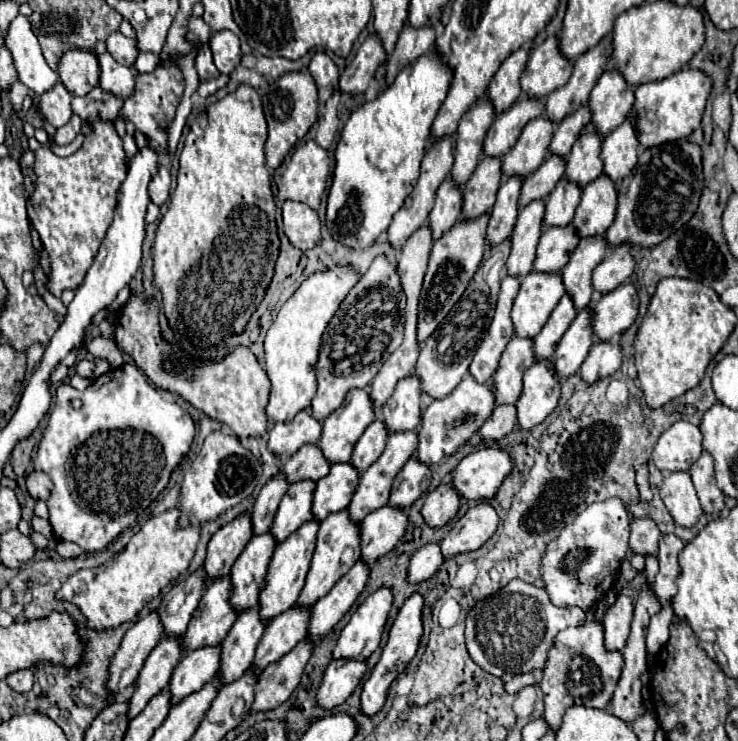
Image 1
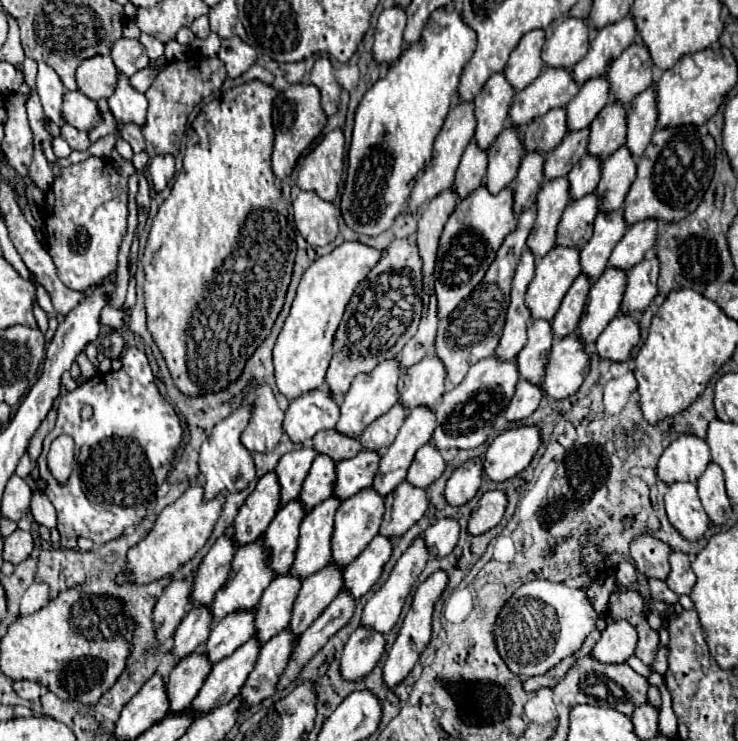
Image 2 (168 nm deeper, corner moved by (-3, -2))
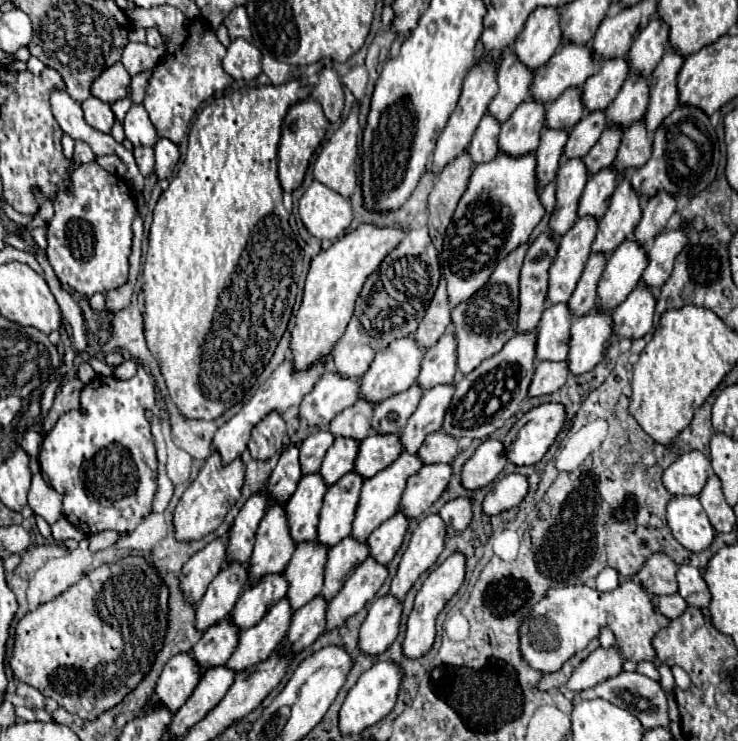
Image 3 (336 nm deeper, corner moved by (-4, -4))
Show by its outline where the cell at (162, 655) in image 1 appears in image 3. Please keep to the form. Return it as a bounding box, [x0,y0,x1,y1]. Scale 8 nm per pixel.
[194,565,246,633]

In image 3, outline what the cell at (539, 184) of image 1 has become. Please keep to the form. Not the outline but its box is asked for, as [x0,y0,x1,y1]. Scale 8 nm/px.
[564,111,606,159]

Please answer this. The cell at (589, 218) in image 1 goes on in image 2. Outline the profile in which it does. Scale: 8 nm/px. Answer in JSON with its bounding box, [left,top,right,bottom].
[597,145,637,211]

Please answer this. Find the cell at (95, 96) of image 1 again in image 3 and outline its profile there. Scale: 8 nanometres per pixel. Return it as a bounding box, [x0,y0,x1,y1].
[134,147,154,177]

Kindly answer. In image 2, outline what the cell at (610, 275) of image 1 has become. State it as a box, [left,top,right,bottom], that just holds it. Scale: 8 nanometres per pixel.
[609,219,657,271]

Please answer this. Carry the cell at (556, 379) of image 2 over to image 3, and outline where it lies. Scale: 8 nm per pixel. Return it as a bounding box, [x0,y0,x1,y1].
[568,309,612,375]

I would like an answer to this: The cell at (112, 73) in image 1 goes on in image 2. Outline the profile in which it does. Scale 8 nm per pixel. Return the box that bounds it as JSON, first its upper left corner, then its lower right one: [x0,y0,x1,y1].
[107,75,147,127]

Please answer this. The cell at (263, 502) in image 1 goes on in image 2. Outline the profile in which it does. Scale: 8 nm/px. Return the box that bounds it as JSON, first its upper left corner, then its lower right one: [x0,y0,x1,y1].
[275,447,319,505]

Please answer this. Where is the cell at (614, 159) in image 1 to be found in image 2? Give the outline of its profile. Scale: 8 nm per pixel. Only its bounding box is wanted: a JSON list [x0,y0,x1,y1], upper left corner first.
[627,85,657,157]

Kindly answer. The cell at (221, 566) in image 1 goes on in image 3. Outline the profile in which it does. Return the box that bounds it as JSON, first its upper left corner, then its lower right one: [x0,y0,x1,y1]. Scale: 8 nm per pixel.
[264,447,302,505]

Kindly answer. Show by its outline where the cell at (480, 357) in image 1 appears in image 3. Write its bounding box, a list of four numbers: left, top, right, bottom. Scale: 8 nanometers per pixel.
[518,233,558,333]

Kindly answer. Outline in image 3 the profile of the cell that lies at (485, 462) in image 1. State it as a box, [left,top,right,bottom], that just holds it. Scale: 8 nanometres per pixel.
[504,403,564,467]

